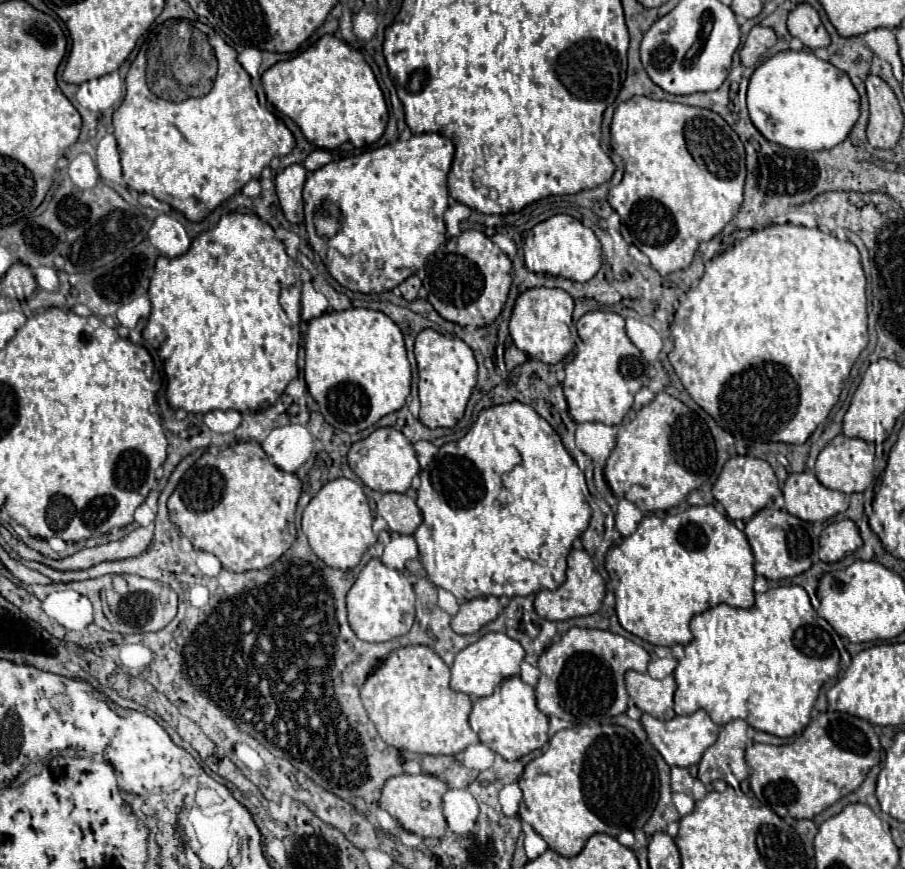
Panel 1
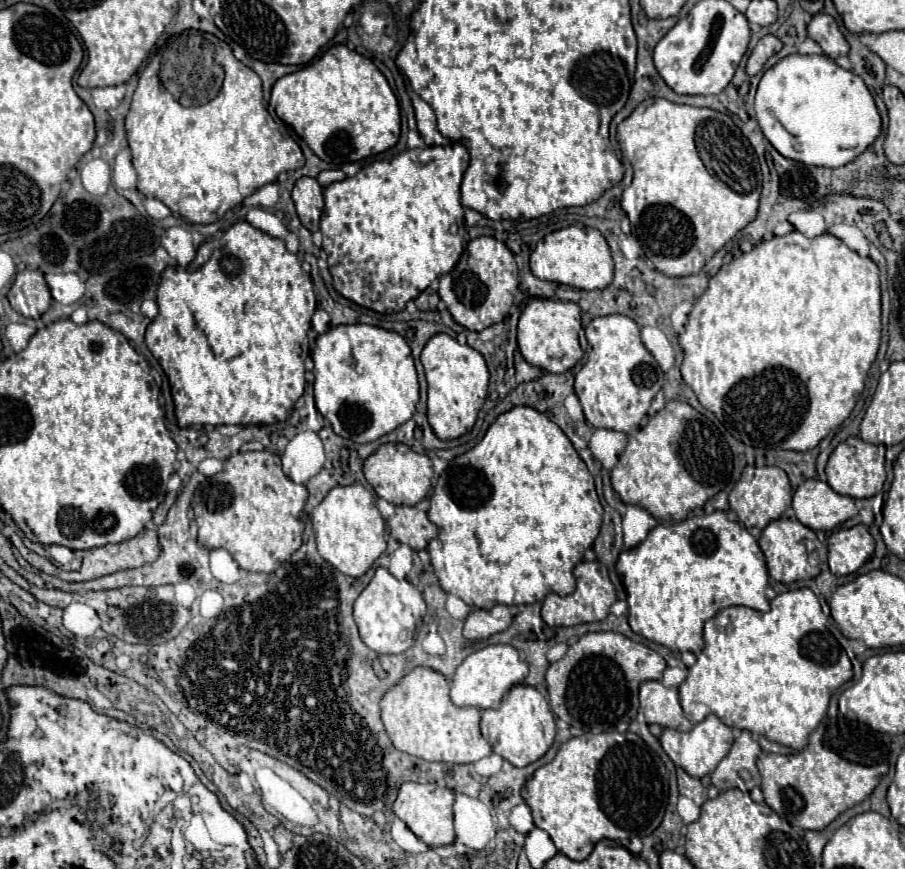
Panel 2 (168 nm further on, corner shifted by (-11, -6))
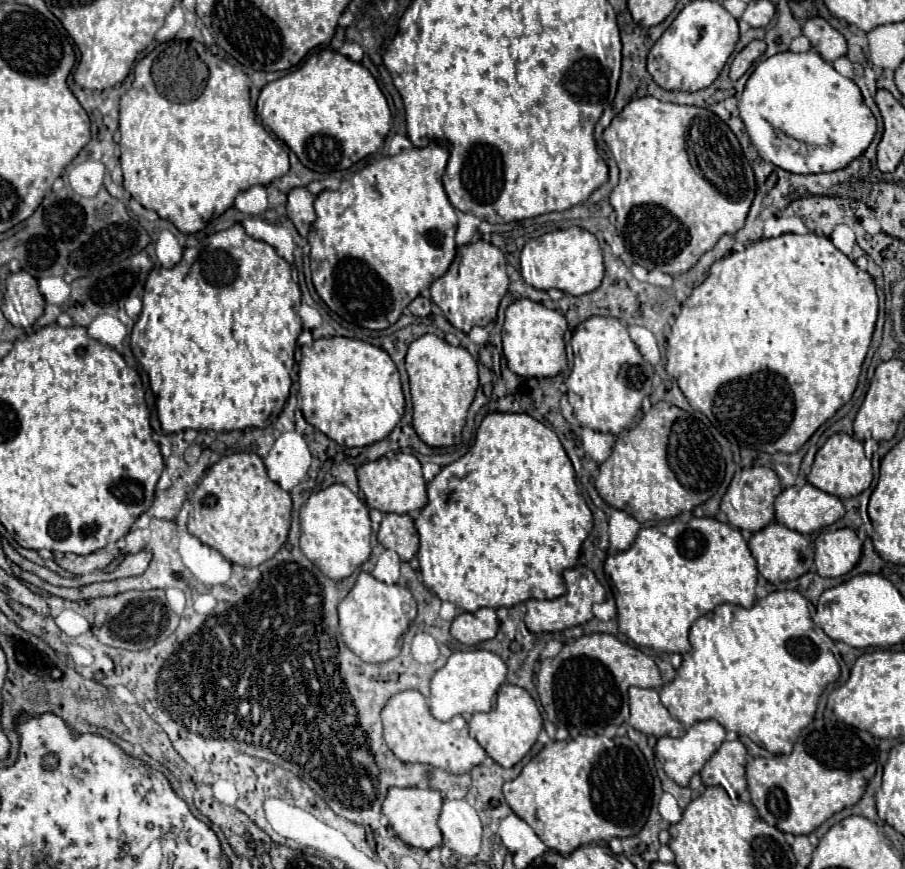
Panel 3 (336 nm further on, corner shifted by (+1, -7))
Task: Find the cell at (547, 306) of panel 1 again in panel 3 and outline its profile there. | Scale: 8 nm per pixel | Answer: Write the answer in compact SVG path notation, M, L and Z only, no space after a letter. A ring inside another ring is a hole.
M515 300L505 312L503 344L507 366L525 378L547 378L557 376L567 366L564 334L568 330L567 320L559 310L545 308L533 300Z

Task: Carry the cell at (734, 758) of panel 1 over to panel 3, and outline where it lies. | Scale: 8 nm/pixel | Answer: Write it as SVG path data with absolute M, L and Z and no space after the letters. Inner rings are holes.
M725 740L721 748L713 754L713 758L705 764L701 776L705 786L715 784L721 776L731 784L731 788L741 794L747 790L747 780L745 780L745 764L747 764L747 750L739 740Z

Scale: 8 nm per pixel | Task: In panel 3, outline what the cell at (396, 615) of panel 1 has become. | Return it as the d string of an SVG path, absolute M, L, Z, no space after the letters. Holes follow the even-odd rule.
M361 572L353 590L339 604L339 628L345 644L367 662L385 662L401 652L401 636L417 616L417 606L405 586L389 586L369 572Z

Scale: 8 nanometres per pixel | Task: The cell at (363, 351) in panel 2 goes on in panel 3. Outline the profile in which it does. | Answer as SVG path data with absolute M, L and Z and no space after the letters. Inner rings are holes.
M333 336L301 348L298 407L305 420L339 446L369 446L385 438L401 420L405 400L391 356L369 342Z

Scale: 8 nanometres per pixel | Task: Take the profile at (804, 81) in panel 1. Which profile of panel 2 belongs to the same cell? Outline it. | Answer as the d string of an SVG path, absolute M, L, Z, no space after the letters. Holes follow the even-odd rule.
M787 55L777 61L759 81L755 95L755 115L757 123L767 137L767 141L787 159L815 167L841 167L851 163L861 155L881 133L881 117L875 107L875 101L865 87L863 79L843 67L839 67L827 55Z

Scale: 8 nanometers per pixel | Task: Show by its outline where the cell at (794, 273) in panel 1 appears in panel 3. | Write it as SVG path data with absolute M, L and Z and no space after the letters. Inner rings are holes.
M809 232L805 236L783 234L777 238L763 238L747 246L743 252L733 252L717 260L711 266L705 282L699 284L693 290L693 294L681 304L681 312L675 318L671 336L667 338L667 366L665 368L677 380L687 402L695 410L703 412L711 420L711 424L715 424L715 428L731 444L737 444L739 448L769 452L769 454L773 452L791 454L791 452L797 452L825 420L829 420L843 404L851 400L859 382L865 354L871 344L875 322L877 322L877 294L875 294L873 278L865 270L861 270L853 260L849 260L841 250L837 250L827 236Z

